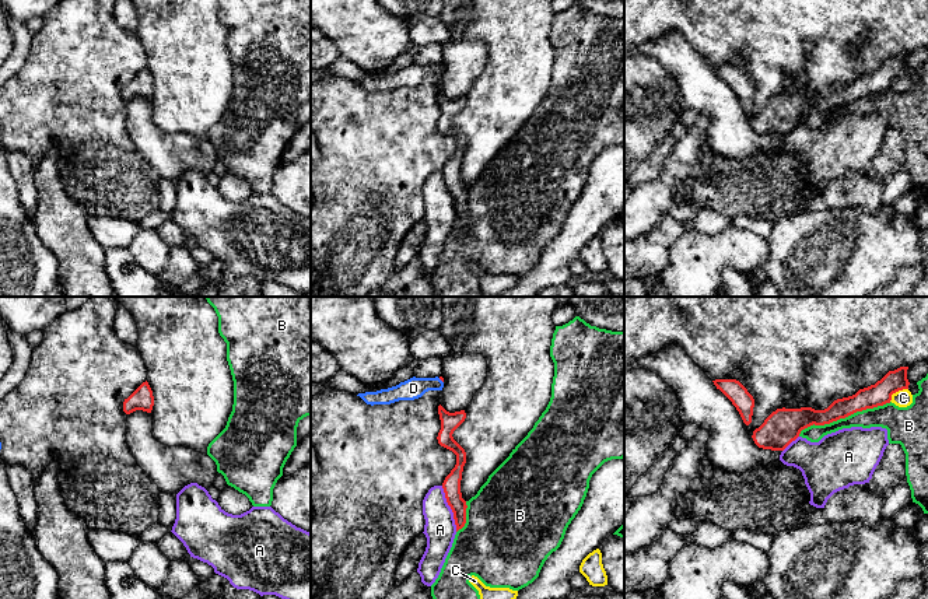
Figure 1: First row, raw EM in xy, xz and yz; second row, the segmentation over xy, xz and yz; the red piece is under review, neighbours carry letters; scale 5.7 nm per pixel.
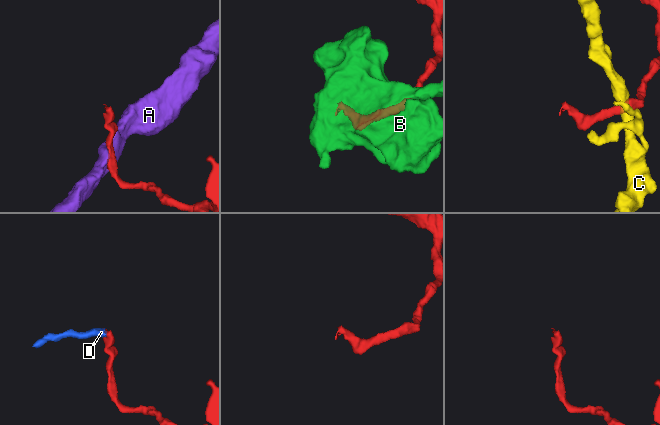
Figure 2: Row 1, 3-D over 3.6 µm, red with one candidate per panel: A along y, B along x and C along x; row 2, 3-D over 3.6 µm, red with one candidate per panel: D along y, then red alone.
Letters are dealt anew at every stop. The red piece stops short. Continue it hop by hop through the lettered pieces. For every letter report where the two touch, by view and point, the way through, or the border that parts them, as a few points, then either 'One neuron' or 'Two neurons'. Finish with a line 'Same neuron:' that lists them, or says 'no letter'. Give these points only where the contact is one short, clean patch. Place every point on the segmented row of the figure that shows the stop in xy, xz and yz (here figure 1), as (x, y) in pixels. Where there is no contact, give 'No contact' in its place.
A: Touches red at xz (451, 508). Two neurons
B: Touches red at yz (843, 417). Two neurons
C: Touches red at yz (896, 391). Two neurons
D: Touches red at xz (441, 379). Path across: xz (441, 378), (441, 379), (413, 388). One neuron
Same neuron: D

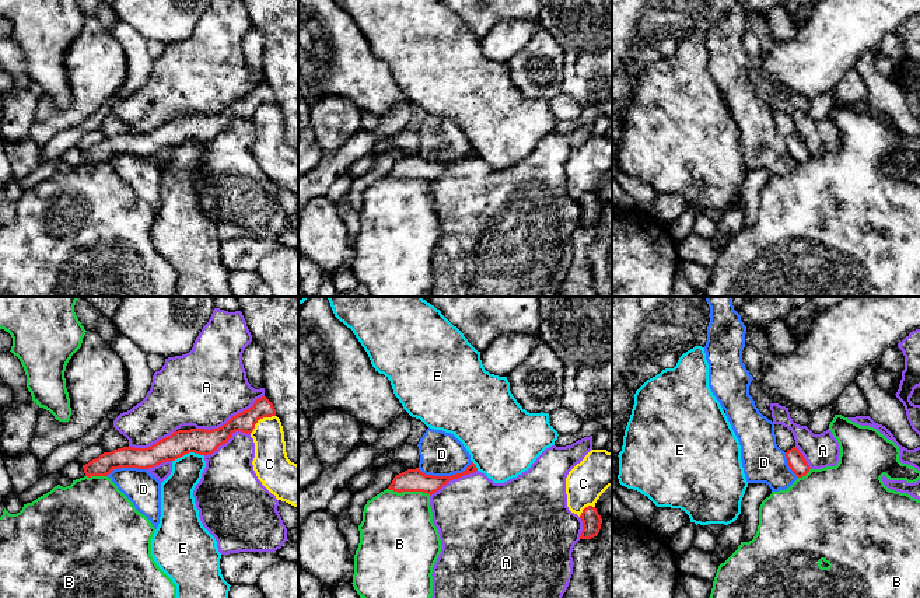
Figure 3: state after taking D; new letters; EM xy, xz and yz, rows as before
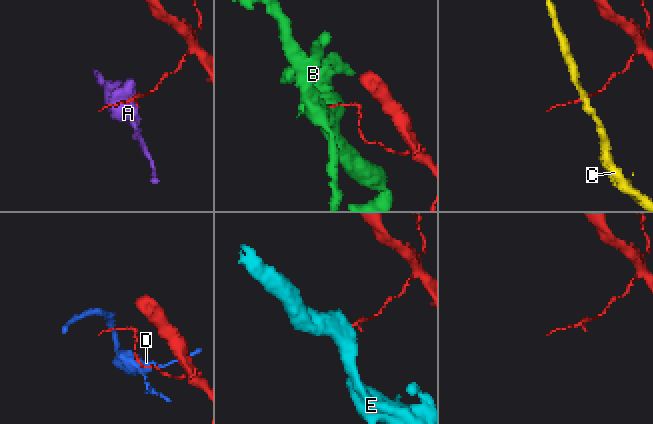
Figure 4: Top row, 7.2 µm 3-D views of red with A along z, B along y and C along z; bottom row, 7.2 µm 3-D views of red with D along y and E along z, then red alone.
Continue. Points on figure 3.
A: Touches red at xy (231, 418). Two neurons
B: Touches red at xz (409, 490). Two neurons
C: Touches red at xy (261, 418). Two neurons
D: Touches red at xz (444, 476). Two neurons
E: Touches red at xy (186, 453). Boundary: xy (203, 454), (185, 453), (171, 461). Two neurons
Same neuron: no letter

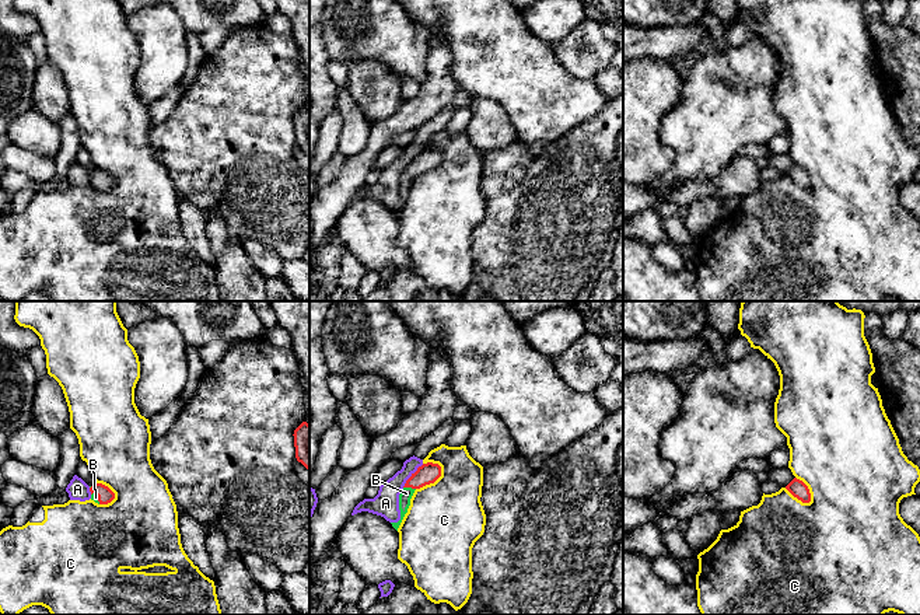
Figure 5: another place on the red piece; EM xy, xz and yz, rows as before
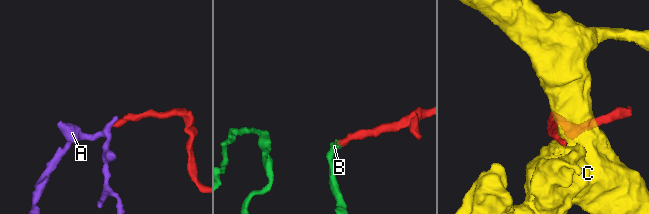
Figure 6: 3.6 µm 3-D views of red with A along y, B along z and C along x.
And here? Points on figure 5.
A: Touches red at xz (412, 475). Boundary: xz (423, 464), (402, 486). Two neurons
B: Touches red at xz (409, 486). Path across: xz (429, 472), (409, 486), (406, 493). One neuron
C: Touches red at yz (798, 499). Two neurons
Same neuron: B

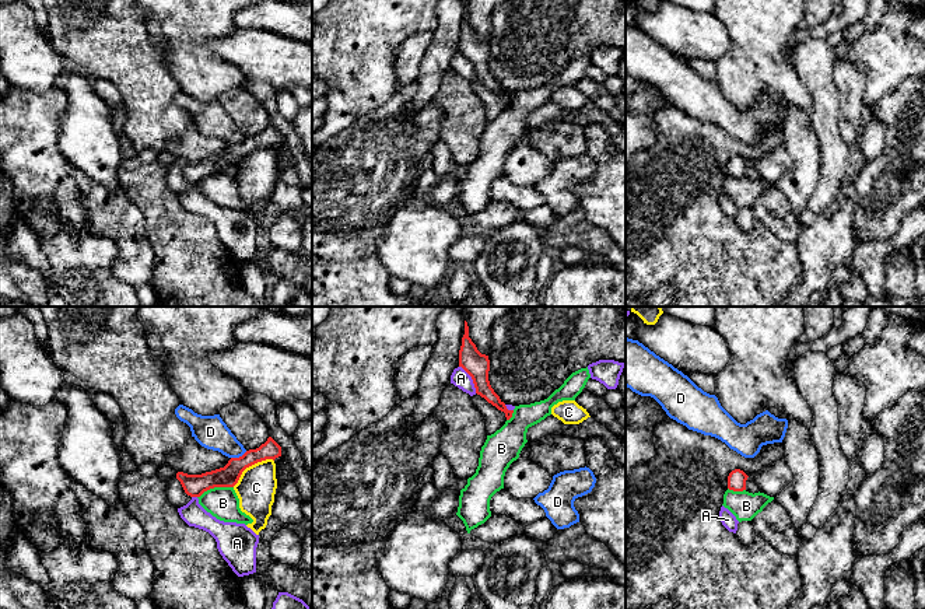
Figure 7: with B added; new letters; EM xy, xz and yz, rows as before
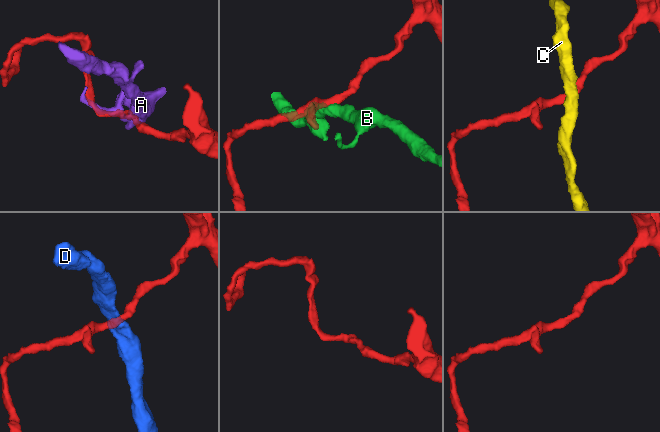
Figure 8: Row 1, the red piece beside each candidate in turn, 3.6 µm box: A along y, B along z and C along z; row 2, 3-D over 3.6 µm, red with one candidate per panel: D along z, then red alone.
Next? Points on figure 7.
A: Touches red at xz (472, 378). Two neurons
B: Touches red at xy (214, 486). Boundary: xy (232, 486), (214, 486), (198, 497). Two neurons
C: Touches red at xy (251, 465). Boundary: xy (273, 459), (262, 459), (249, 465), (232, 486). Two neurons
D: Touches red at xy (239, 457). Boundary: xy (246, 451), (231, 458). Two neurons
Same neuron: no letter

